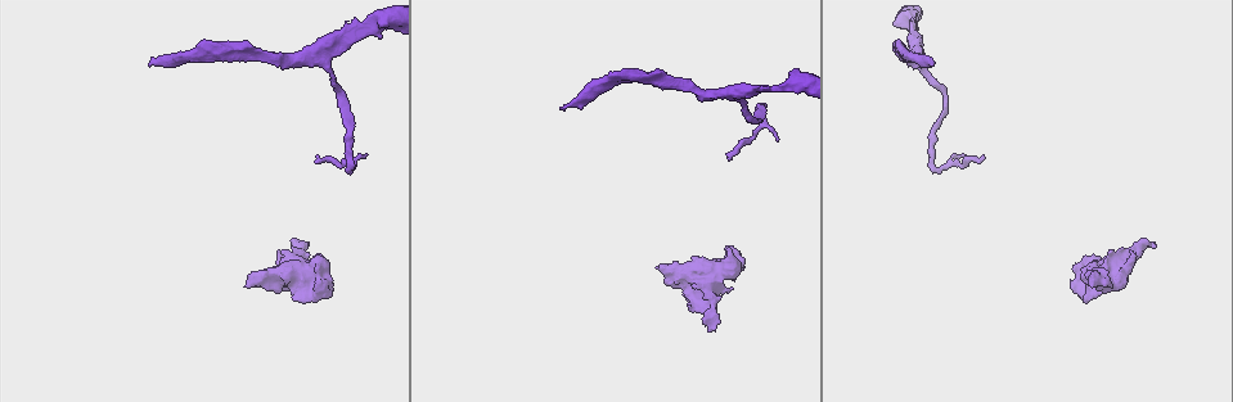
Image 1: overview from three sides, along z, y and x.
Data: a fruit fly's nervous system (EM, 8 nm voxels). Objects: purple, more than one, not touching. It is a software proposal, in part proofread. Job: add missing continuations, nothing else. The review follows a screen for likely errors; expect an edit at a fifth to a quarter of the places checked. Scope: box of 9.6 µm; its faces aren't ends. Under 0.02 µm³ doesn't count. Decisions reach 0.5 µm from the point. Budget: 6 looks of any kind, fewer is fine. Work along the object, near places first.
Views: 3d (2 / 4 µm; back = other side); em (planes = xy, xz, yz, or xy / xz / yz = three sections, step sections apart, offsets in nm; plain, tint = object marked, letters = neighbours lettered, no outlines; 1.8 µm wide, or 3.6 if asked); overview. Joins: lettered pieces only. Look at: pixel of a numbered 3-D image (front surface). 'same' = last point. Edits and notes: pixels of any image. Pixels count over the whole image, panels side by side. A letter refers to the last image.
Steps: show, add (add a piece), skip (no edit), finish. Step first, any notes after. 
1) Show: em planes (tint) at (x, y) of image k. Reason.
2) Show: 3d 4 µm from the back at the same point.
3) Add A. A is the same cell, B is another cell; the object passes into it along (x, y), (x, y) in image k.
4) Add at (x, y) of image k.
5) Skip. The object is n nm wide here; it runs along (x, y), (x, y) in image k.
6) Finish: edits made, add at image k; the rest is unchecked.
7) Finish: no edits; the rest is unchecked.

Show: em planes (tint) at (935, 167) of image 1. Sharp bend.

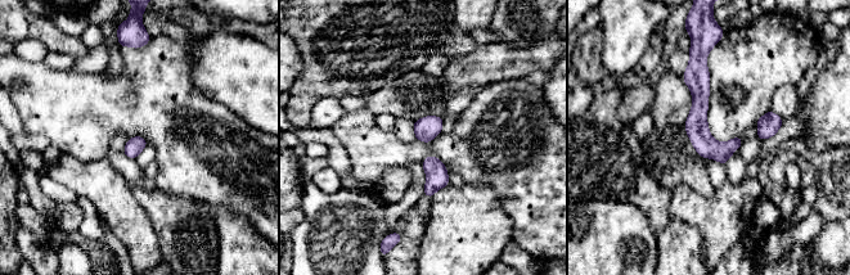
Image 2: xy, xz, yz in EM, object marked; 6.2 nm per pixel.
Show: em planes (letters) at the same point. What lies round it.

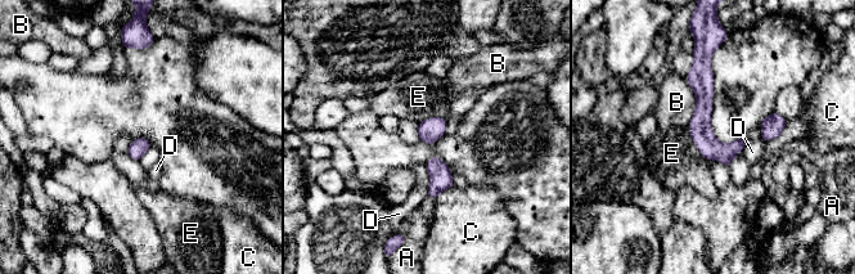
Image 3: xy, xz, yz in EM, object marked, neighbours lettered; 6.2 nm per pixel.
Skip. The object is 110 nm wide here; A, B, C, D and E are other cells; none of them fits.

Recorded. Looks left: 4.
Show: 3d 4 µm at (932, 65) of image 1. Branch stops here.

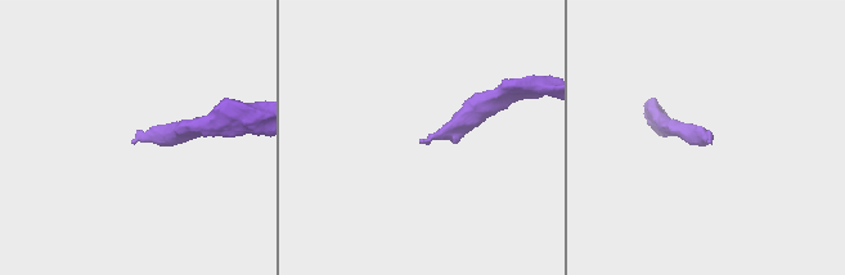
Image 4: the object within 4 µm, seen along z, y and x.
Show: em xz step 16 (tint) at (420, 142) of image 4.

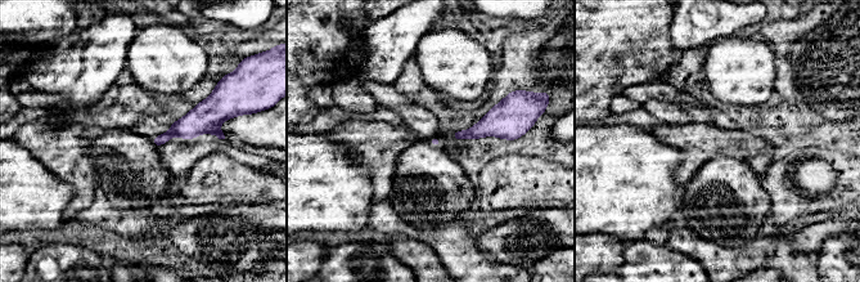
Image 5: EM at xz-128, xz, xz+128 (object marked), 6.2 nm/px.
Show: em planes (letters) at the same point. Cut it another way.

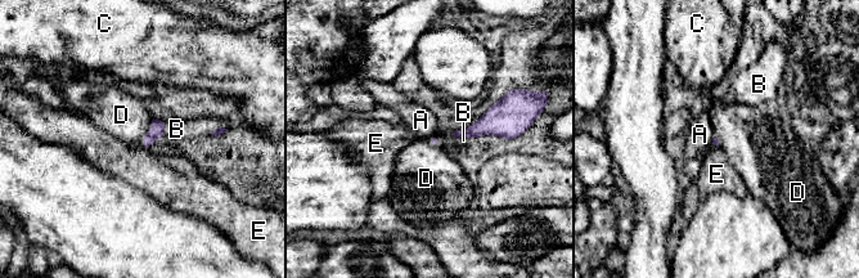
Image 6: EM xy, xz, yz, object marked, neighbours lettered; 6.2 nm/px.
Add B. B is the same cell, A, C, D and E are other cells; the object passes into it along (156, 131), (163, 125), (176, 129) in image 6; it goes on there.

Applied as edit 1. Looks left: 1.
Finish: edits made, add at image 6; the rest is unchecked.

